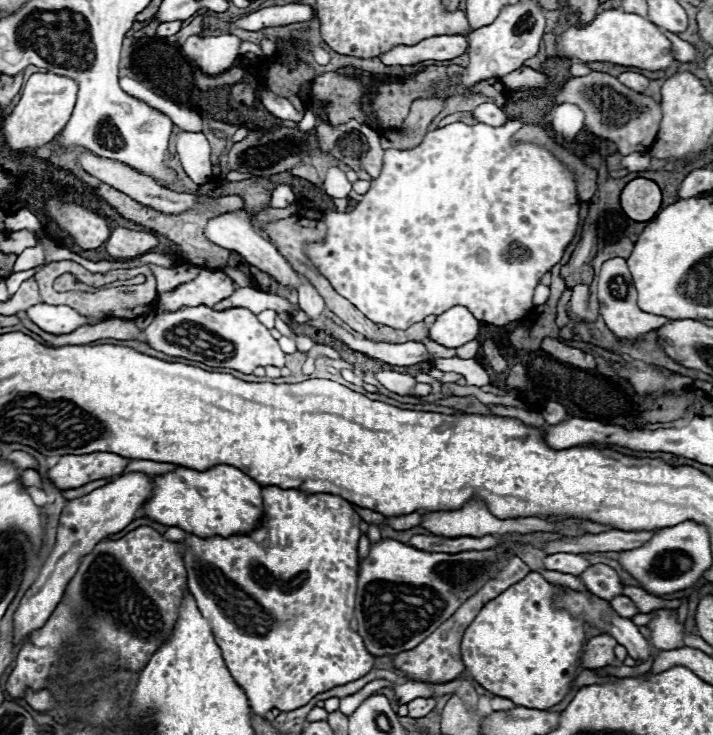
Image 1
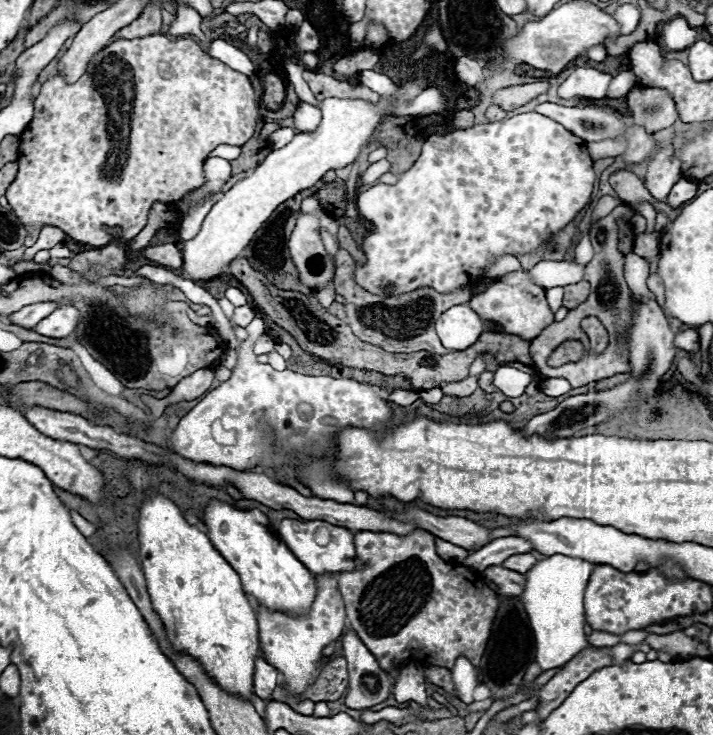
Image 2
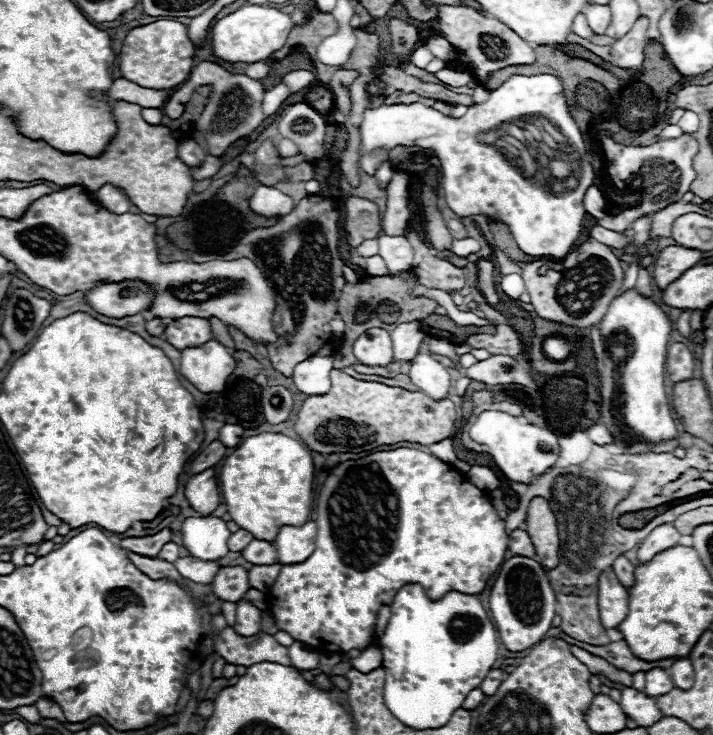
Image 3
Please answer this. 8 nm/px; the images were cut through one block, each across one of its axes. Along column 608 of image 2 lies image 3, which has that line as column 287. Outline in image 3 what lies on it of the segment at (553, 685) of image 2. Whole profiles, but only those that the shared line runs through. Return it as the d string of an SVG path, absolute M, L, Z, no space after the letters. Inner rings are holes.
M230 626L214 638L214 652L228 664L252 666L252 662L280 662L290 664L286 646L278 644L270 634L254 634L250 638L238 636Z

